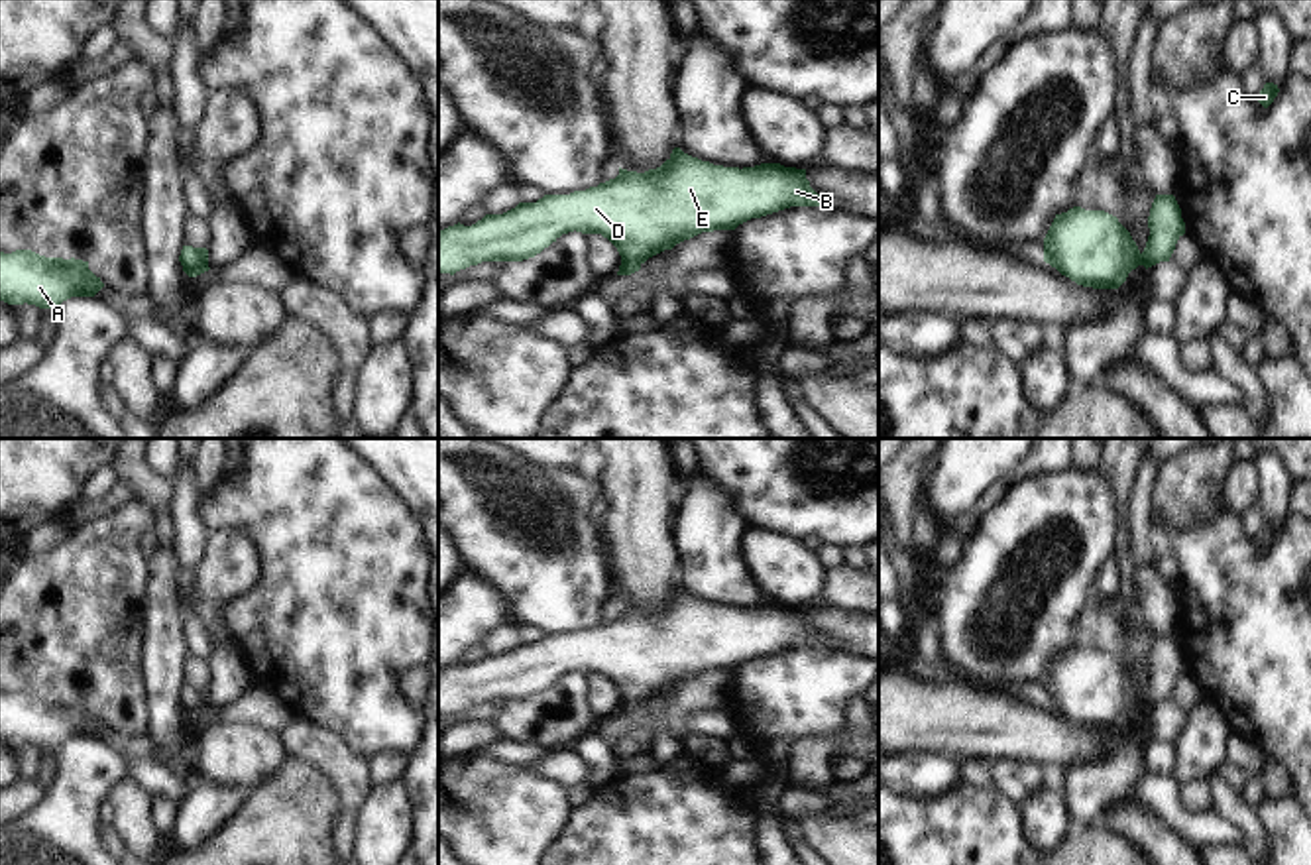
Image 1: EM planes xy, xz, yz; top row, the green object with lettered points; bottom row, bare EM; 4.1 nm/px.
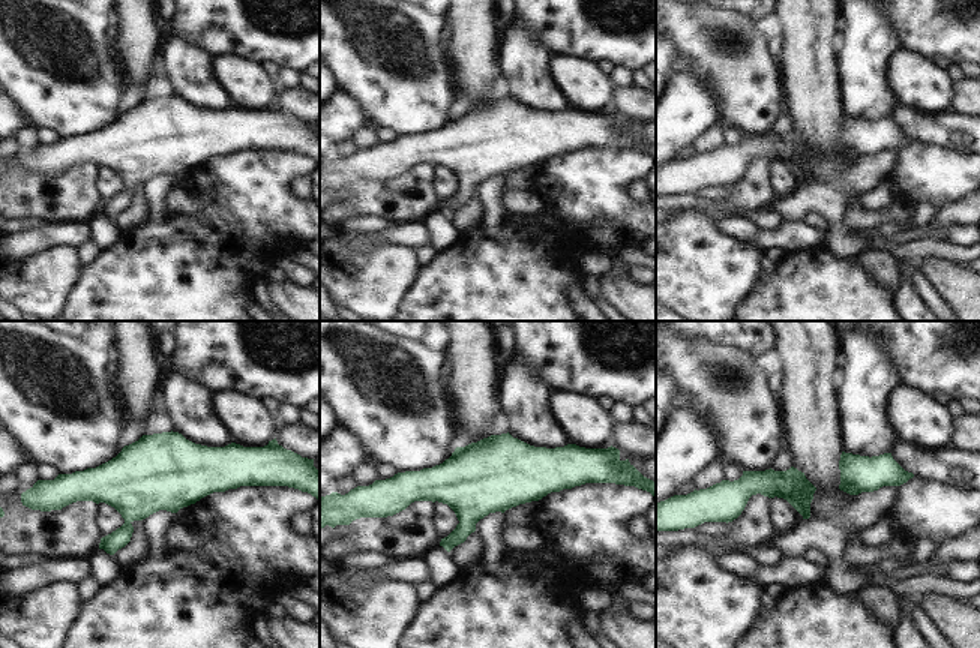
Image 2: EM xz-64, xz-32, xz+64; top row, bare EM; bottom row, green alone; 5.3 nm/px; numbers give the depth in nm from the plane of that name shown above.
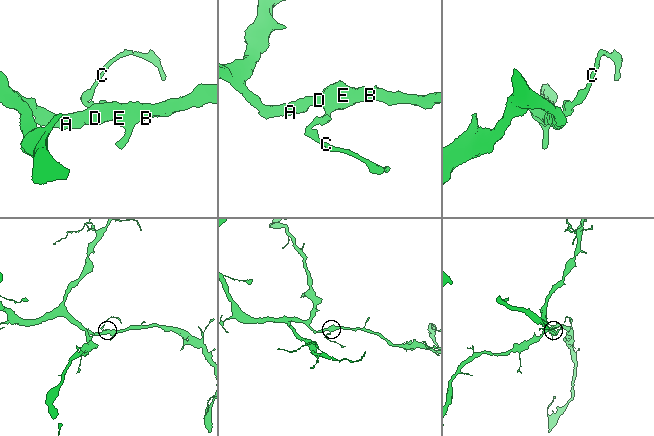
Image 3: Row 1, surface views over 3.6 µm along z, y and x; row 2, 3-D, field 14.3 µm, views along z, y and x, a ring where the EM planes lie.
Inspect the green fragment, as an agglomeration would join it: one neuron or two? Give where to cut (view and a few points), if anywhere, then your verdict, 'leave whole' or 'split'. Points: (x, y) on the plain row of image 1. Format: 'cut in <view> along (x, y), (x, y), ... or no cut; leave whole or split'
no cut; leave whole

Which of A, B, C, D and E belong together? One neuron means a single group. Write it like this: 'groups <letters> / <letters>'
groups A B C D E

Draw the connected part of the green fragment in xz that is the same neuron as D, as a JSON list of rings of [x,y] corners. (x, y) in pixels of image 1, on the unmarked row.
[[[674,588],[670,598],[645,613],[619,607],[619,615],[598,627],[570,635],[544,635],[537,643],[519,643],[503,655],[485,655],[472,666],[454,664],[438,670],[438,714],[454,716],[482,702],[523,702],[535,698],[562,674],[601,674],[621,696],[617,716],[631,716],[641,706],[676,684],[702,672],[735,670],[739,664],[790,647],[822,647],[806,609],[780,604],[723,607],[702,602]]]

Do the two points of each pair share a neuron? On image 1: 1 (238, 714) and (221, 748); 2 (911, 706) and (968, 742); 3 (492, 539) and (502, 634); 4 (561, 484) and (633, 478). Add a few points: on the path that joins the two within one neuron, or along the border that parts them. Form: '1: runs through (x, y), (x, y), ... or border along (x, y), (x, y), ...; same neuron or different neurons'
1: border along (191, 734), (232, 720), (278, 736); different neurons
2: runs through (924, 716), (942, 716), (954, 728); same neuron
3: border along (508, 622), (515, 628); different neurons
4: border along (598, 482), (600, 488); different neurons

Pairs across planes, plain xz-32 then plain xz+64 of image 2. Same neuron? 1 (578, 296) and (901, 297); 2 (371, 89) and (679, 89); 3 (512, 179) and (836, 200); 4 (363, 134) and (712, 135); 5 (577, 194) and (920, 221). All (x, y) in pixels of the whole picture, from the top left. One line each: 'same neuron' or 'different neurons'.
1: same neuron
2: different neurons
3: same neuron
4: same neuron
5: different neurons

